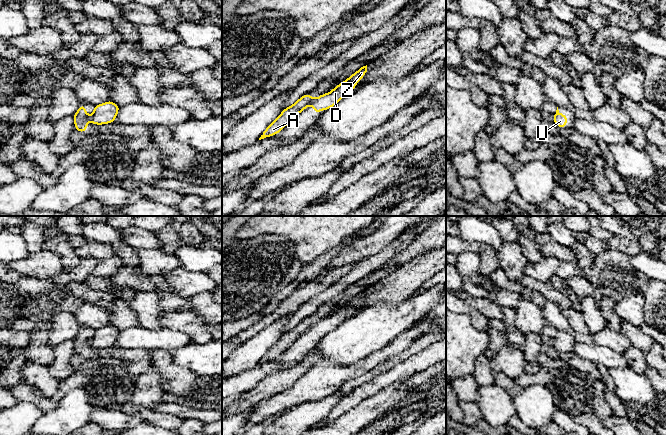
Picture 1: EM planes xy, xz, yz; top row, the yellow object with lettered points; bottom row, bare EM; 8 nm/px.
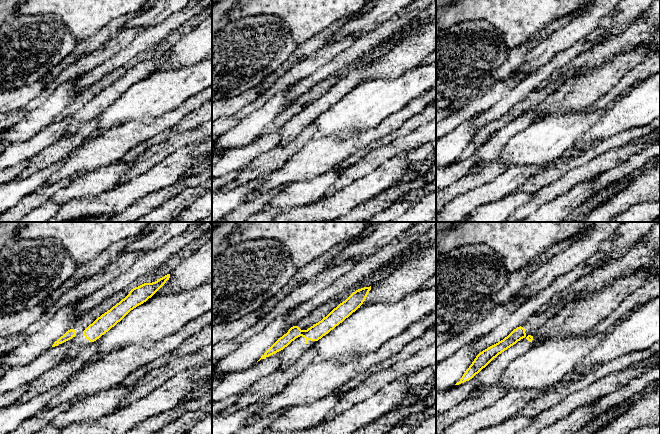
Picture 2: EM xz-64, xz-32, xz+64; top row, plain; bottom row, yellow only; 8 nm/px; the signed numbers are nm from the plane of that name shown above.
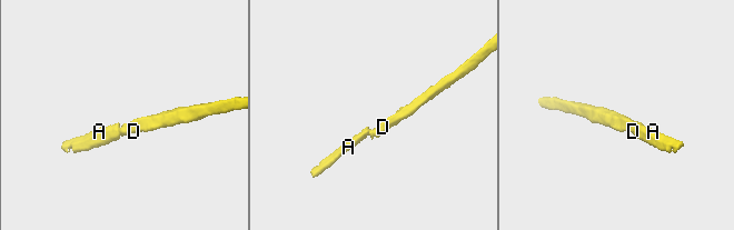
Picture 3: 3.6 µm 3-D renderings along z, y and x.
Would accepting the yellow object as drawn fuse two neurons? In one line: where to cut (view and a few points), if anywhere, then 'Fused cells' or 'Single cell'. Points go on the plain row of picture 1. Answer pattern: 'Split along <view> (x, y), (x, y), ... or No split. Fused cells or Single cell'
Split along xz (315, 323), (311, 326). Fused cells

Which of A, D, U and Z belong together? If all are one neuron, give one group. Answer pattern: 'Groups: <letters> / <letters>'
Groups: A / D U Z

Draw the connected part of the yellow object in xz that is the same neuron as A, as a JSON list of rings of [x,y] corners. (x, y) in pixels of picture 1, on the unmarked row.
[[[309,317],[302,320],[292,330],[285,332],[282,337],[270,348],[262,357],[259,364],[273,360],[279,357],[286,349],[288,349],[300,336],[307,332],[315,322],[310,321]]]

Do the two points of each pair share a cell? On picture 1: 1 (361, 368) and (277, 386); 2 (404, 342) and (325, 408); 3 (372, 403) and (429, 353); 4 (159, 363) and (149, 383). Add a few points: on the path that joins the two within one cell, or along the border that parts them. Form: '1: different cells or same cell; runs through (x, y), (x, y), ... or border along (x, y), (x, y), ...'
1: different cells; border along (311, 366), (290, 387), (274, 395)
2: different cells; border along (337, 390), (315, 400)
3: different cells; border along (408, 377), (394, 382), (374, 394)
4: different cells; border along (153, 366), (160, 373), (161, 385), (166, 390)

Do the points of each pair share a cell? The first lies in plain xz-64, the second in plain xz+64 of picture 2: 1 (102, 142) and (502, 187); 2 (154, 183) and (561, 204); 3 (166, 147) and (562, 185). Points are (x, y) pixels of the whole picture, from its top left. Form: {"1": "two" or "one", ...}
{"1": "one", "2": "one", "3": "one"}

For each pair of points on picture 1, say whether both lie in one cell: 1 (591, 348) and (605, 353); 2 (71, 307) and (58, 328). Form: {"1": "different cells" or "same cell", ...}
{"1": "same cell", "2": "different cells"}

